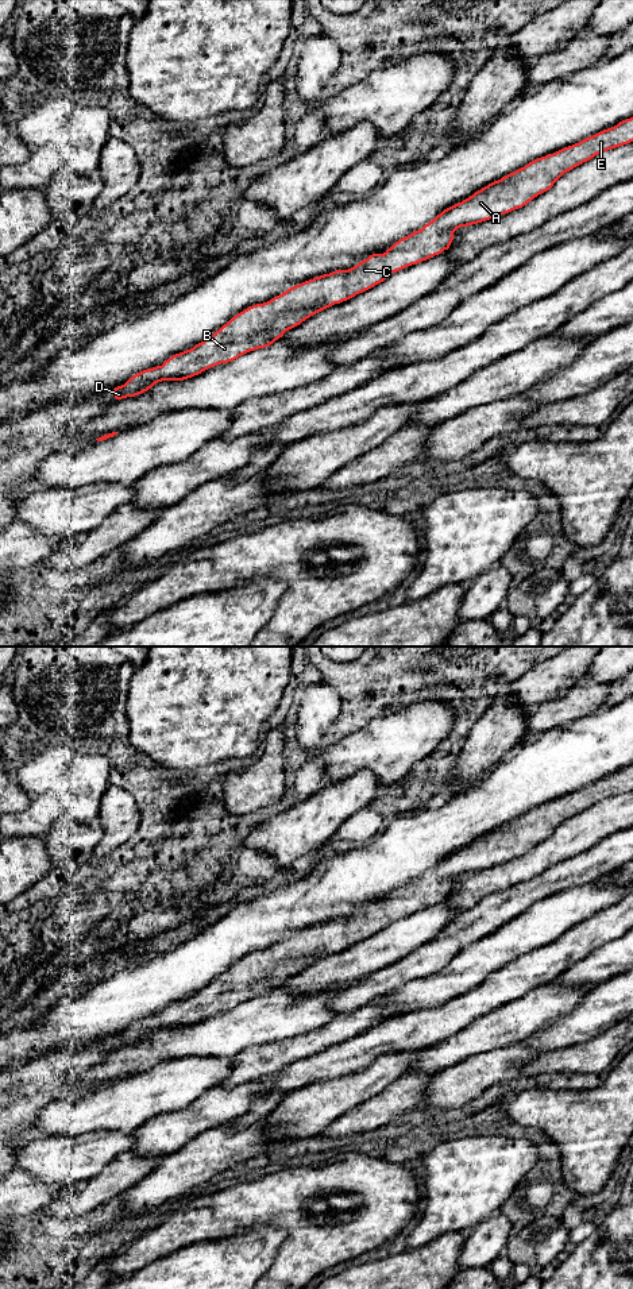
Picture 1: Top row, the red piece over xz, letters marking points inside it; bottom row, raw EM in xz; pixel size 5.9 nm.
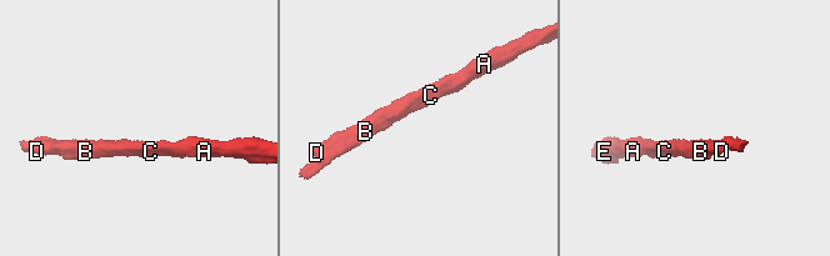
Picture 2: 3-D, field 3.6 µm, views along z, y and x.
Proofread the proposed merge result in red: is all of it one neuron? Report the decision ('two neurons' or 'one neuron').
one neuron

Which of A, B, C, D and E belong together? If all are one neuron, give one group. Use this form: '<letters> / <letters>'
A B C D E

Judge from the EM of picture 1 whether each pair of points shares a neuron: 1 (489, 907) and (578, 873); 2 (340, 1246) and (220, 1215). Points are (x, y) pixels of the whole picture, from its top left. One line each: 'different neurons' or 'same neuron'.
1: same neuron
2: same neuron

